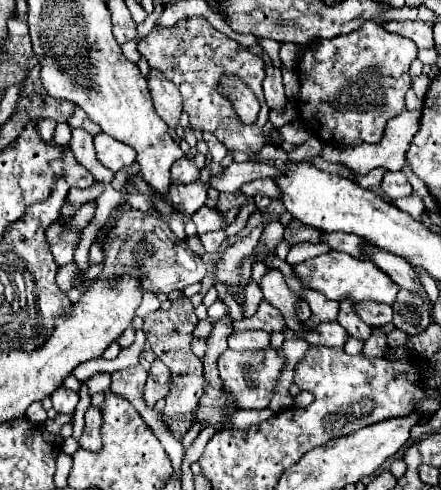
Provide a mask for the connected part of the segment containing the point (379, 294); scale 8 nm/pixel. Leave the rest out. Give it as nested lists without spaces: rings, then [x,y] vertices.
[[[335,250],[293,266],[293,274],[297,280],[303,282],[305,288],[321,292],[323,296],[335,302],[371,298],[371,300],[381,300],[385,304],[393,304],[399,292],[397,284],[393,284],[393,280],[389,280],[389,276],[385,276],[385,272],[381,272],[373,262],[353,260],[353,256],[345,256],[345,252],[335,252]]]

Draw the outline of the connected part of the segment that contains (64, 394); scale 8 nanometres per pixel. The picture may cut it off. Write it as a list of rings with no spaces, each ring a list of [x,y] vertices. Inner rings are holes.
[[[61,386],[61,388],[57,388],[57,392],[53,392],[51,400],[53,400],[53,410],[55,412],[59,412],[59,414],[73,414],[75,406],[79,402],[79,394]]]

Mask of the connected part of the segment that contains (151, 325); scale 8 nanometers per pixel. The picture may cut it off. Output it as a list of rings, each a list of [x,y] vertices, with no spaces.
[[[179,296],[169,310],[157,310],[147,314],[145,324],[143,324],[143,332],[151,344],[151,350],[155,352],[155,356],[171,370],[171,390],[165,396],[167,404],[165,404],[165,418],[169,424],[171,434],[179,434],[185,436],[185,432],[191,428],[191,418],[193,412],[197,408],[199,396],[203,394],[203,362],[191,352],[191,332],[195,330],[199,318],[193,312],[193,304],[187,296]]]

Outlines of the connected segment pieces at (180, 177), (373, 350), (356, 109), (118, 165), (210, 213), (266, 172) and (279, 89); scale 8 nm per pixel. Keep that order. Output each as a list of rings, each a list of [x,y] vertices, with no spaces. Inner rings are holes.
[[[185,156],[179,158],[179,160],[173,164],[173,168],[171,168],[171,180],[173,180],[173,182],[189,184],[189,182],[193,182],[193,180],[197,180],[197,178],[199,178],[199,168],[197,168],[193,162],[189,162]]]
[[[372,328],[372,334],[365,341],[363,354],[368,357],[383,357],[388,351],[387,335],[381,328]]]
[[[371,20],[355,32],[301,46],[297,62],[301,118],[327,144],[377,144],[387,118],[395,118],[405,110],[405,94],[411,82],[409,66],[415,58],[417,46],[413,40],[389,34]]]
[[[109,134],[95,136],[95,150],[97,150],[97,160],[113,172],[119,172],[121,168],[131,166],[135,162],[135,150],[127,144],[117,142]]]
[[[201,206],[191,218],[193,218],[195,226],[197,226],[199,236],[205,234],[205,232],[219,230],[223,226],[223,214],[219,214],[213,208],[207,208],[207,206]]]
[[[241,162],[241,164],[229,164],[223,168],[219,176],[209,178],[209,186],[215,188],[217,192],[237,192],[241,184],[255,180],[255,178],[267,178],[267,176],[277,176],[273,172],[273,166],[269,164],[253,164],[253,162]]]
[[[265,64],[265,80],[263,80],[263,90],[265,90],[265,100],[267,106],[273,110],[281,110],[287,104],[285,92],[283,92],[283,82],[281,82],[281,68],[273,64]]]

